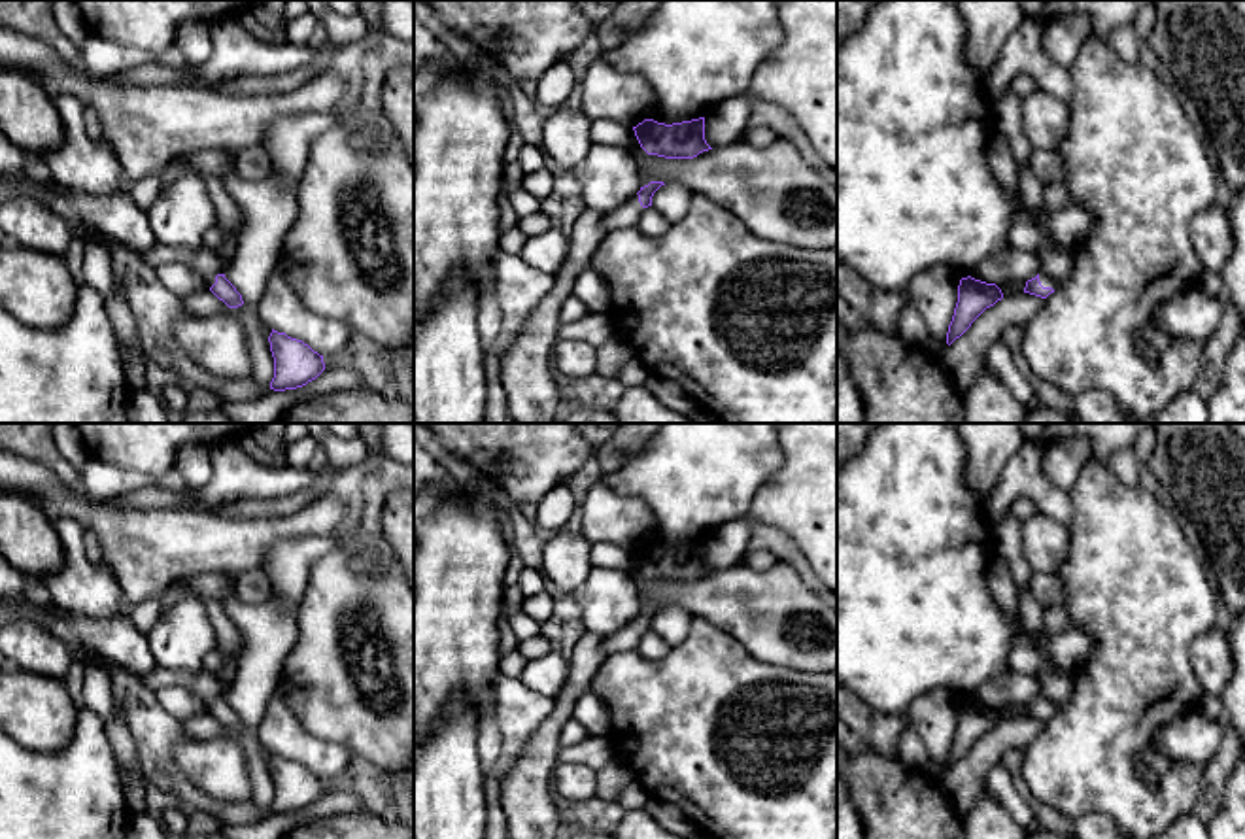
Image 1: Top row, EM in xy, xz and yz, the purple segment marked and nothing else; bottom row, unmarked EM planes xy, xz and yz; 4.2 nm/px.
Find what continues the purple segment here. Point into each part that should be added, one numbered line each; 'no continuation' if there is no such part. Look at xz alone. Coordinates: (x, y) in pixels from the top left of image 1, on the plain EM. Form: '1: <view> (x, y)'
1: xz (628, 637)

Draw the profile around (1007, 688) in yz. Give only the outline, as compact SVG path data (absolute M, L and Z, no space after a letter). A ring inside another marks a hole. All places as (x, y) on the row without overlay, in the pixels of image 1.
M1005 671L994 680L981 684L971 701L986 707L1032 703L1041 695L1041 684L1035 675Z

